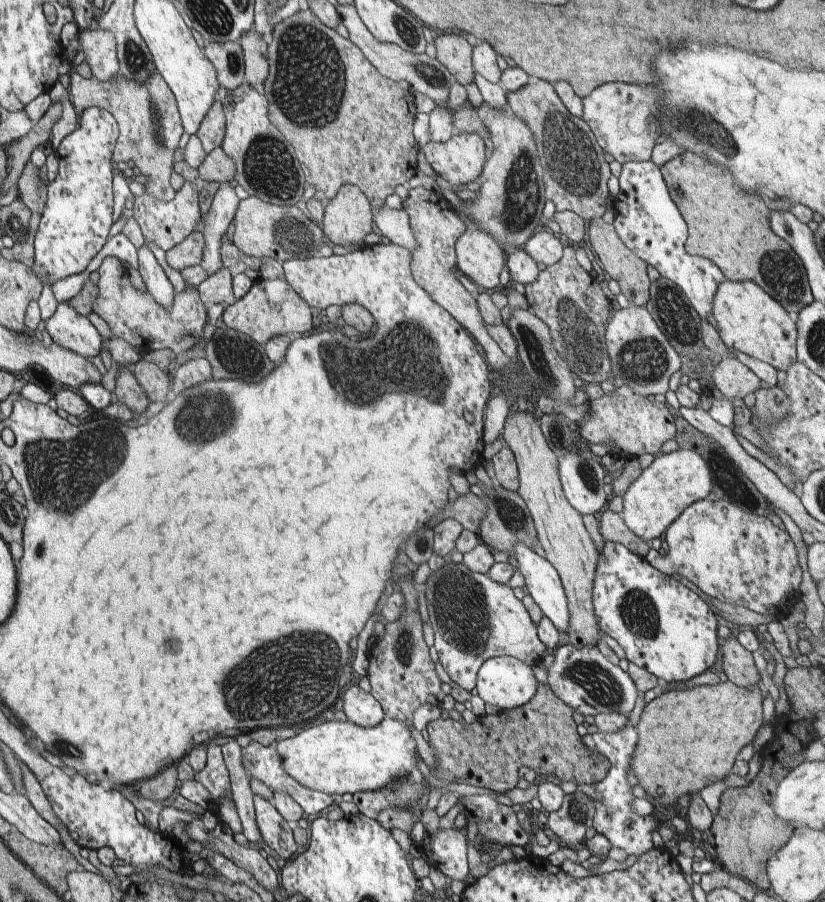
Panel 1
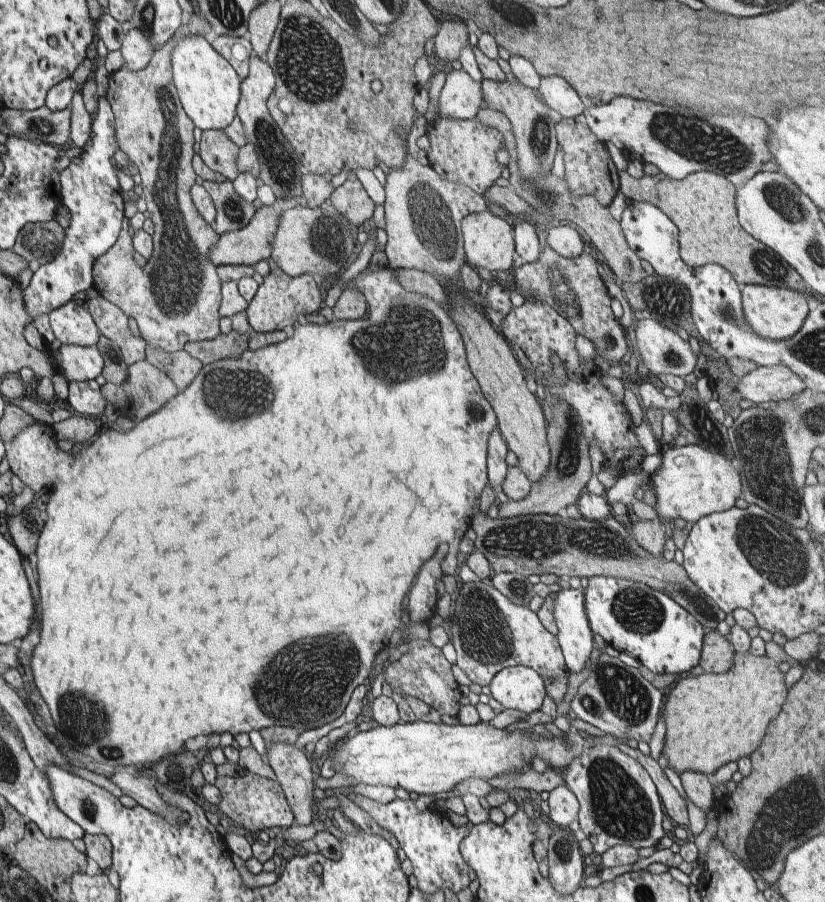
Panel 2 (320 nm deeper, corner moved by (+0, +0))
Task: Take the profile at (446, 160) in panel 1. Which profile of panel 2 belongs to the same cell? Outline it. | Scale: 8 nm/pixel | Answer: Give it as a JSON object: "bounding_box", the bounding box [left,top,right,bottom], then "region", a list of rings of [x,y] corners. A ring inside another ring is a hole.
{"bounding_box":[425,116,506,195],"region":[[[439,116],[427,123],[425,134],[430,142],[429,164],[444,180],[459,182],[483,195],[501,177],[505,166],[496,159],[496,152],[506,146],[504,135],[497,128],[476,118],[460,120]]]}

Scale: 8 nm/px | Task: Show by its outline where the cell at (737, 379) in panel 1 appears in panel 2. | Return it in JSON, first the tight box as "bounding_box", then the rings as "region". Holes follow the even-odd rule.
{"bounding_box":[738,366,806,404],"region":[[[787,366],[757,367],[746,373],[738,385],[743,398],[754,404],[787,401],[806,388],[804,381]]]}

